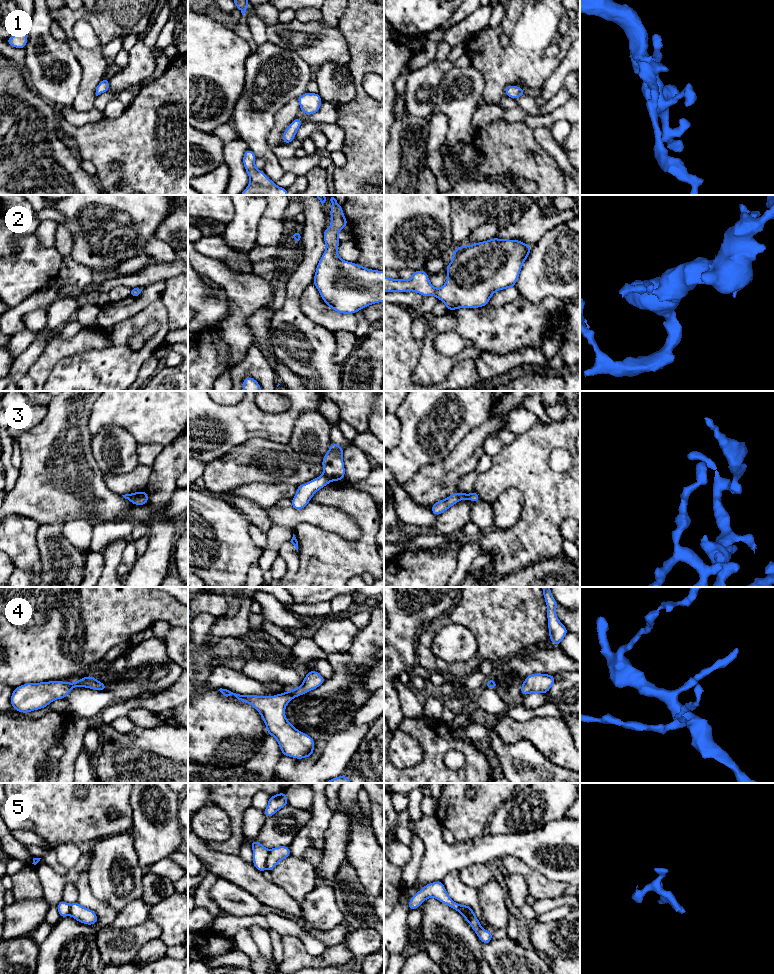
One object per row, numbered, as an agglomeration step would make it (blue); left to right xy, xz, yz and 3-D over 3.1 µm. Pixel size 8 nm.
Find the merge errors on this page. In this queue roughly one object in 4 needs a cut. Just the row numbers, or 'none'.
5

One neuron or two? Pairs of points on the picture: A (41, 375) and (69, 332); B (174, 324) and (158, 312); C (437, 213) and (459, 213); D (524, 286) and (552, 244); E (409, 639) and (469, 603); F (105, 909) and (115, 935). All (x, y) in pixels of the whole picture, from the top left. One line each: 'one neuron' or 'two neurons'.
A: two neurons
B: two neurons
C: two neurons
D: one neuron
E: two neurons
F: two neurons

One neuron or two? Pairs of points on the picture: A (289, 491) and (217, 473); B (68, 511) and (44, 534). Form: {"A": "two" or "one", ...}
{"A": "two", "B": "two"}

